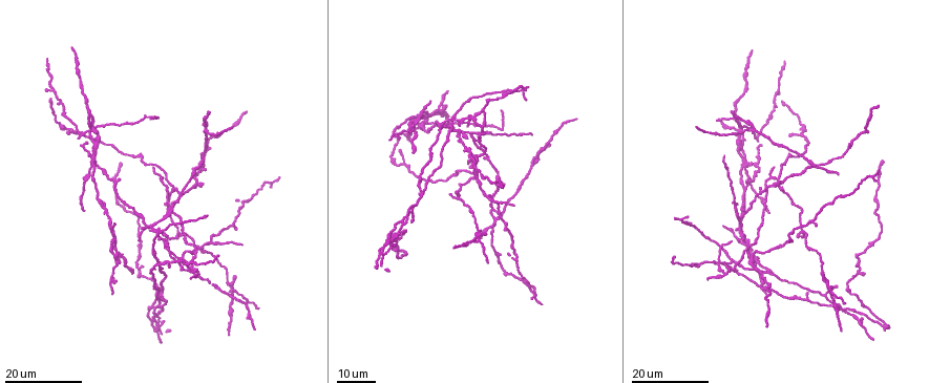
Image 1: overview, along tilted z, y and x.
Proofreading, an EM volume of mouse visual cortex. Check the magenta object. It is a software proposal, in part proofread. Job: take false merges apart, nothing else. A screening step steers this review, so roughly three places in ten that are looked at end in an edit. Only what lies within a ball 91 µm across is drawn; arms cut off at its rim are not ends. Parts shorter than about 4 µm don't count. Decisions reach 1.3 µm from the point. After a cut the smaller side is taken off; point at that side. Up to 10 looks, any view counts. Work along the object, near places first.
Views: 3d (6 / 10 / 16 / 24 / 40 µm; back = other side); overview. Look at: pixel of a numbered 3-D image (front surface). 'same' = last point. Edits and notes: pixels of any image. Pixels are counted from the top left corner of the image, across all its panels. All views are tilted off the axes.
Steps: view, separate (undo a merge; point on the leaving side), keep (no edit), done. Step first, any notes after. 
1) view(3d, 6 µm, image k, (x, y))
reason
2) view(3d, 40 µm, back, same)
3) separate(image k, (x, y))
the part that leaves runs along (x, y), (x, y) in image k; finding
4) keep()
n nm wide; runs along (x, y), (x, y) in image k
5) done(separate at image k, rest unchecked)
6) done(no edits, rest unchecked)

view(3d, 16 µm, image 1, (421, 125))
arms part here

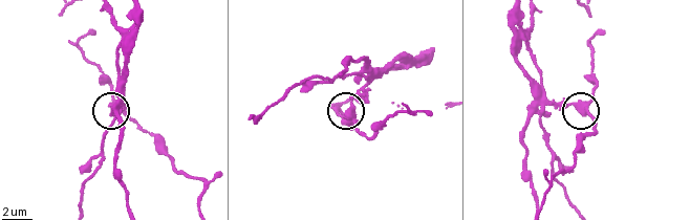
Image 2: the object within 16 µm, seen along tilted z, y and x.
view(3d, 6 µm, image 2, (350, 117))

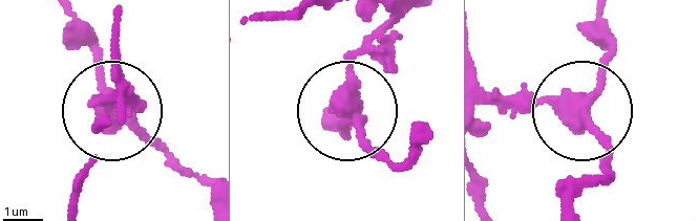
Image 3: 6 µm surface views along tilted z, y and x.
separate(image 3, (139, 111))
3 arms; the part that leaves runs along (351, 106), (354, 59), (385, 19) in image 3; a second cell is stuck on

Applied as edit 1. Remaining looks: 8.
view(3d, 16 µm, image 1, (776, 94))
side arm on a straight run

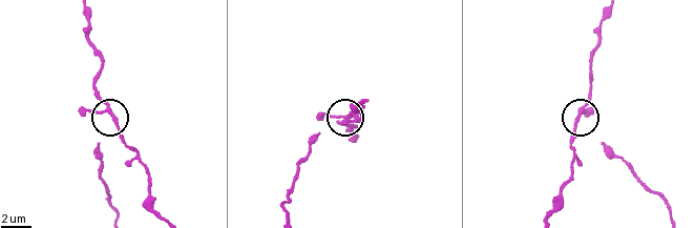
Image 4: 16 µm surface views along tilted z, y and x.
view(3d, 6 µm, image 4, (340, 116))

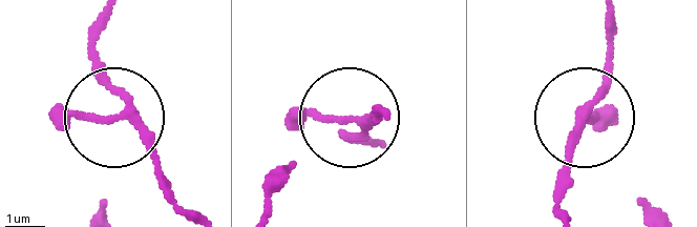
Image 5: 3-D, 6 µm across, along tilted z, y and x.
view(3d, 6 µm, back, image 5, (111, 115))
other side

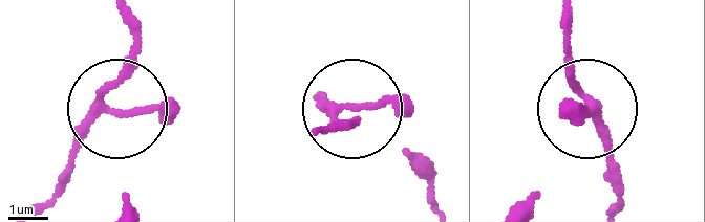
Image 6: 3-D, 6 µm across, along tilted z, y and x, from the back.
keep()
runs along (614, 206), (605, 138), (575, 89), (565, 13) in image 6; one cell here

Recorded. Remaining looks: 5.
view(3d, 24 µm, image 1, (754, 137))
arms part here

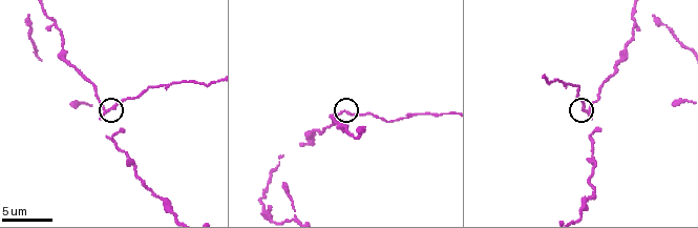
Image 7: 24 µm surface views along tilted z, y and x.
view(3d, 6 µm, image 7, (584, 110))
zoom in

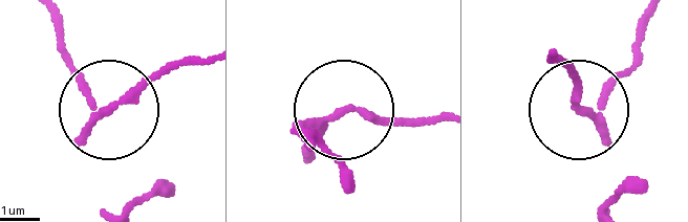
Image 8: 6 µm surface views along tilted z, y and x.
separate(image 8, (138, 88))
3 arms; the part that leaves runs along (95, 115), (168, 68), (206, 64) in image 8; two cells meet here

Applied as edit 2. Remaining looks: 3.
view(3d, 24 µm, image 1, (826, 287))
four or more arms meet

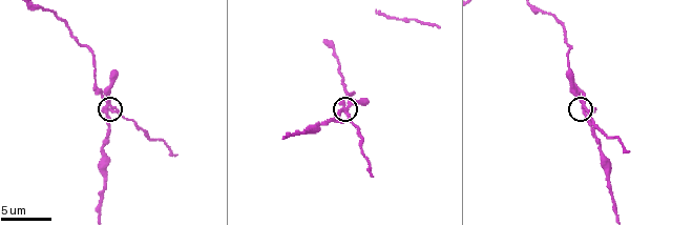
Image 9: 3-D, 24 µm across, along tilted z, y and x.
view(3d, 10 µm, image 9, (106, 108))
closer look

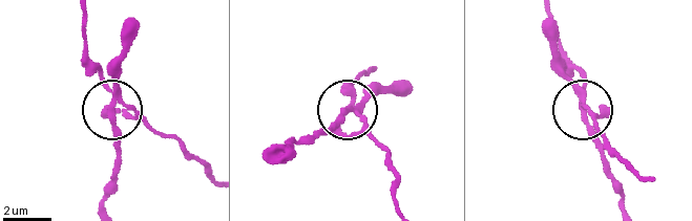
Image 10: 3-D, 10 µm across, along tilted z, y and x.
separate(image 10, (120, 130))
the part that leaves runs along (117, 100), (106, 206) in image 10; two cells meet here

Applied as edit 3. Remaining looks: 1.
done(separate at image 3, separate at image 8, separate at image 10, rest unchecked)

